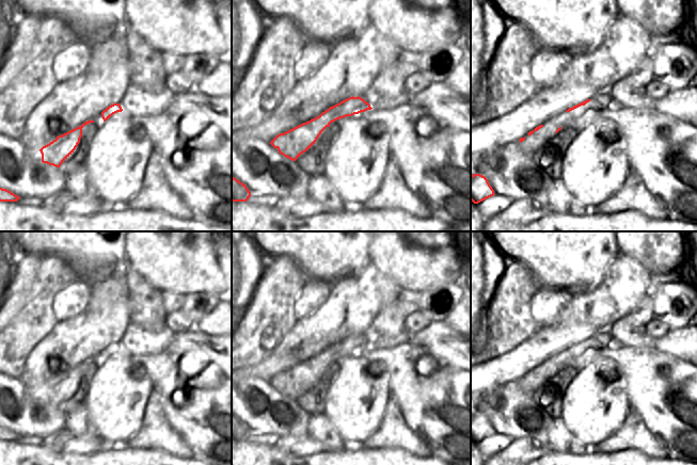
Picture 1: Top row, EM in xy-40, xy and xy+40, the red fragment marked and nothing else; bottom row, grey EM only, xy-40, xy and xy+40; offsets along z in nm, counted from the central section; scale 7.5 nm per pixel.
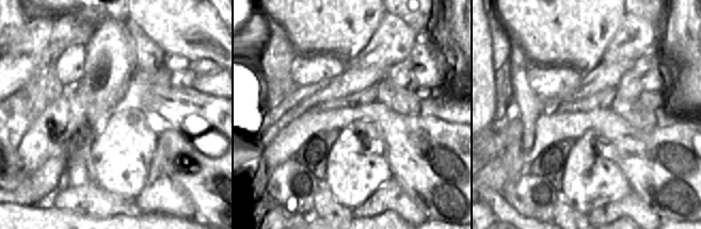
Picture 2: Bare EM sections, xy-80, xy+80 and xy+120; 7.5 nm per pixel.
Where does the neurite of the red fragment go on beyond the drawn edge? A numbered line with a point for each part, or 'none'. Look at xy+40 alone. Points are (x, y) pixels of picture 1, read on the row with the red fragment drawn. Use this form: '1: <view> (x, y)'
1: xy+40 (572, 94)

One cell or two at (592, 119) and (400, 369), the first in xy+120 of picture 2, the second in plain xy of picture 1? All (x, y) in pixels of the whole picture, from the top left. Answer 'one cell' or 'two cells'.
one cell

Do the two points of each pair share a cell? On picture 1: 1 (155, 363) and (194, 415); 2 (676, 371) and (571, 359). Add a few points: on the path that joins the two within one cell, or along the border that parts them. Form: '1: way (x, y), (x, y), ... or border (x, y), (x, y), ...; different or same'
1: way (165, 380), (165, 398), (172, 407), (177, 411); same
2: way (650, 364), (638, 364), (619, 353), (597, 353); same

